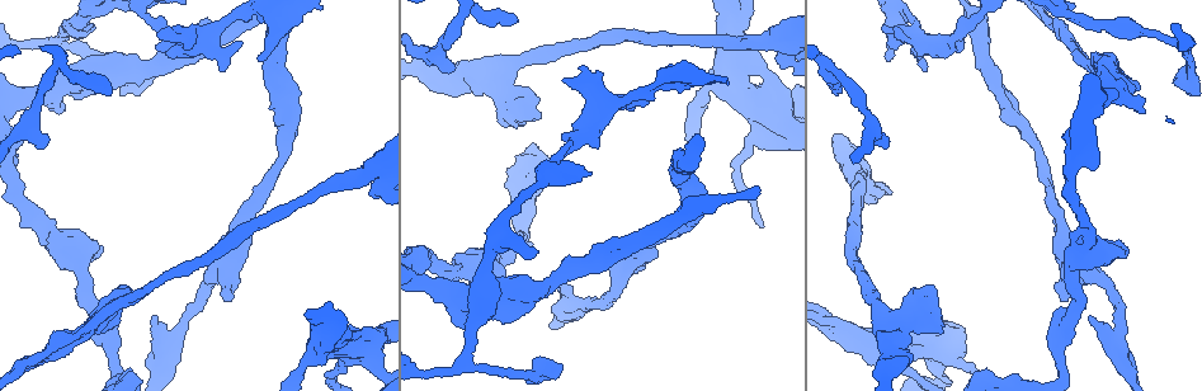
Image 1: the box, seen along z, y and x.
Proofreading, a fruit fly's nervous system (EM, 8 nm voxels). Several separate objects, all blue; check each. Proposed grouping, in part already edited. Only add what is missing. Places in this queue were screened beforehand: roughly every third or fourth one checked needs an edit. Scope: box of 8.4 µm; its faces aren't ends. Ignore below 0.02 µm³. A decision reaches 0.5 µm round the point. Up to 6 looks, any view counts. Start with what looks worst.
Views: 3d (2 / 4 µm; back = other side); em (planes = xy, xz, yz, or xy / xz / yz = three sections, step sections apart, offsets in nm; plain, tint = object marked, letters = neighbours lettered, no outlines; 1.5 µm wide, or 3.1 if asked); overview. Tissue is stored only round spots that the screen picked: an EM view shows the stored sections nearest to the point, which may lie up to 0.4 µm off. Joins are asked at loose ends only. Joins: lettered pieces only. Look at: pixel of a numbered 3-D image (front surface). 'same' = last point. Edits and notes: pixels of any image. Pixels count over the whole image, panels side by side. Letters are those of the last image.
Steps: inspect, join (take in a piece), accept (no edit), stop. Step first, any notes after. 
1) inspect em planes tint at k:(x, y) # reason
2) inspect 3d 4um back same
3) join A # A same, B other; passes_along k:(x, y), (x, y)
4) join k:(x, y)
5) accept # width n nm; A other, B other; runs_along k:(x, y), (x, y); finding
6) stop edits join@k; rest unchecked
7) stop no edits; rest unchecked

inspect em yz step 4 letters at 1:(838, 94) # branch stops here

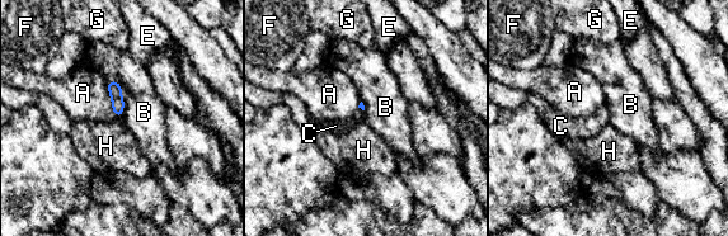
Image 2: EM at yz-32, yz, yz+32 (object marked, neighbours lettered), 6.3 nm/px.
inspect em xy step 4 letters same

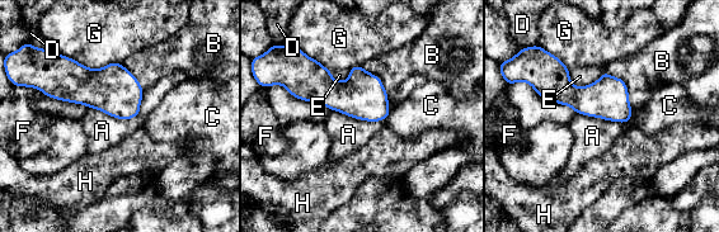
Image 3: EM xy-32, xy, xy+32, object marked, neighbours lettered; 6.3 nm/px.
accept # A other, B other, C other, D other, E other, F other, G other, H other; border 3:(144, 89), (131, 118), (90, 108); no lettered piece goes on from it

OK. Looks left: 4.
inspect em xz step 4 letters at 1:(153, 317) # an open end

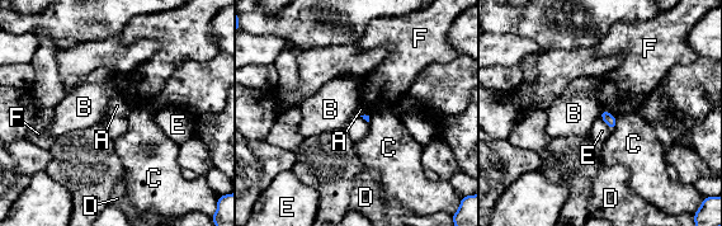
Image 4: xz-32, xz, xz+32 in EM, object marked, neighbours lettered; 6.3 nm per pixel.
accept # A other, B other, C other, D other, E other, F other; border 4:(602, 109), (599, 117); none of them fits

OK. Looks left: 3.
inspect em xy step 4 letters at 1:(537, 115) # free end

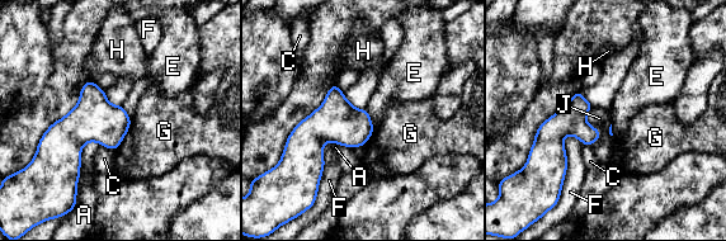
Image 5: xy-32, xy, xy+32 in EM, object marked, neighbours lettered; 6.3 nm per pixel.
inspect em xz step 8 letters same # cut it another way

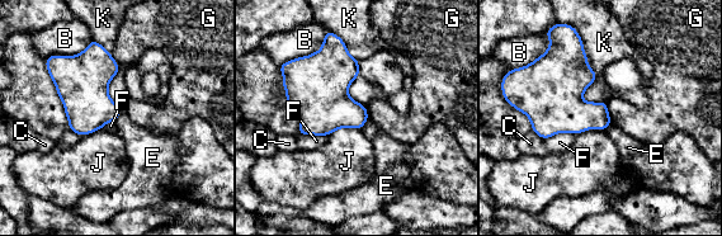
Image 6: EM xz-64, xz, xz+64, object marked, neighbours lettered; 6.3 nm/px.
accept # width 220 nm; B other, C other, E other, F other, G other, J other, K other; border 6:(605, 103), (612, 123); no lettered piece goes on from it

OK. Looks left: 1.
stop no edits; rest unchecked

